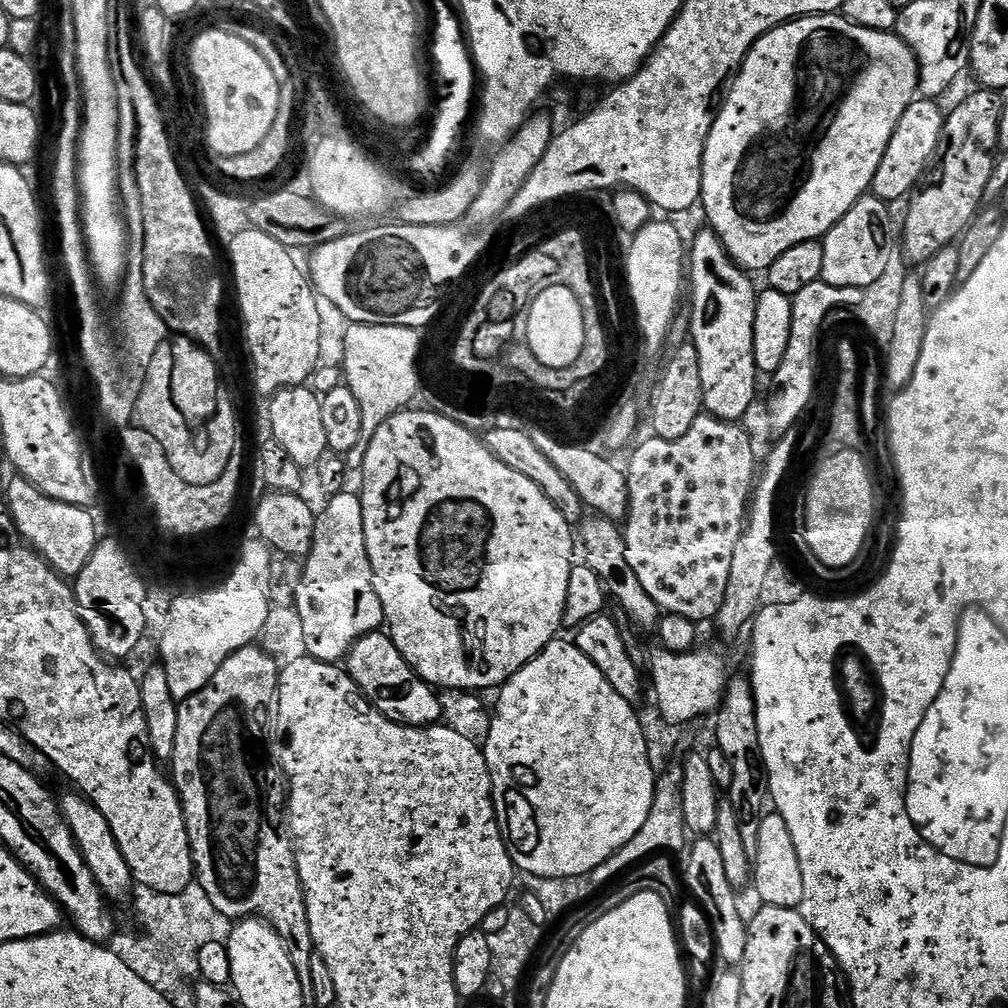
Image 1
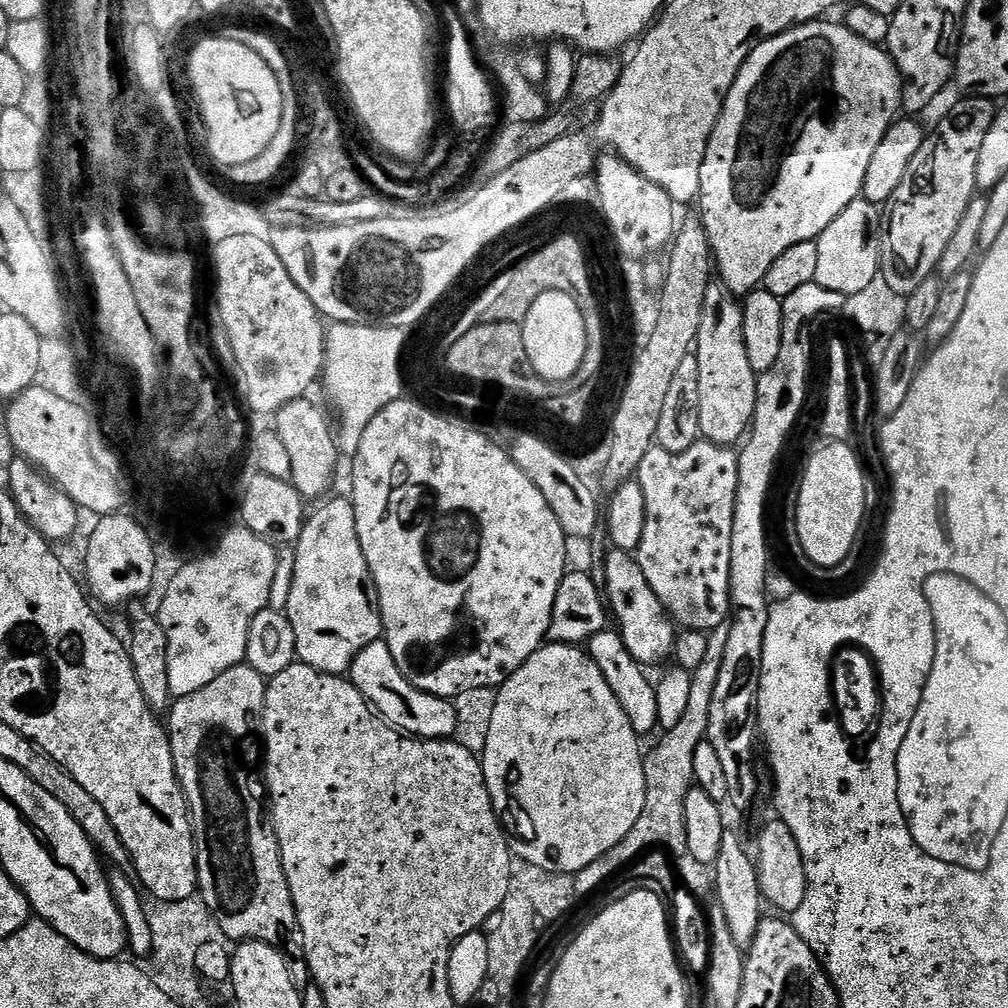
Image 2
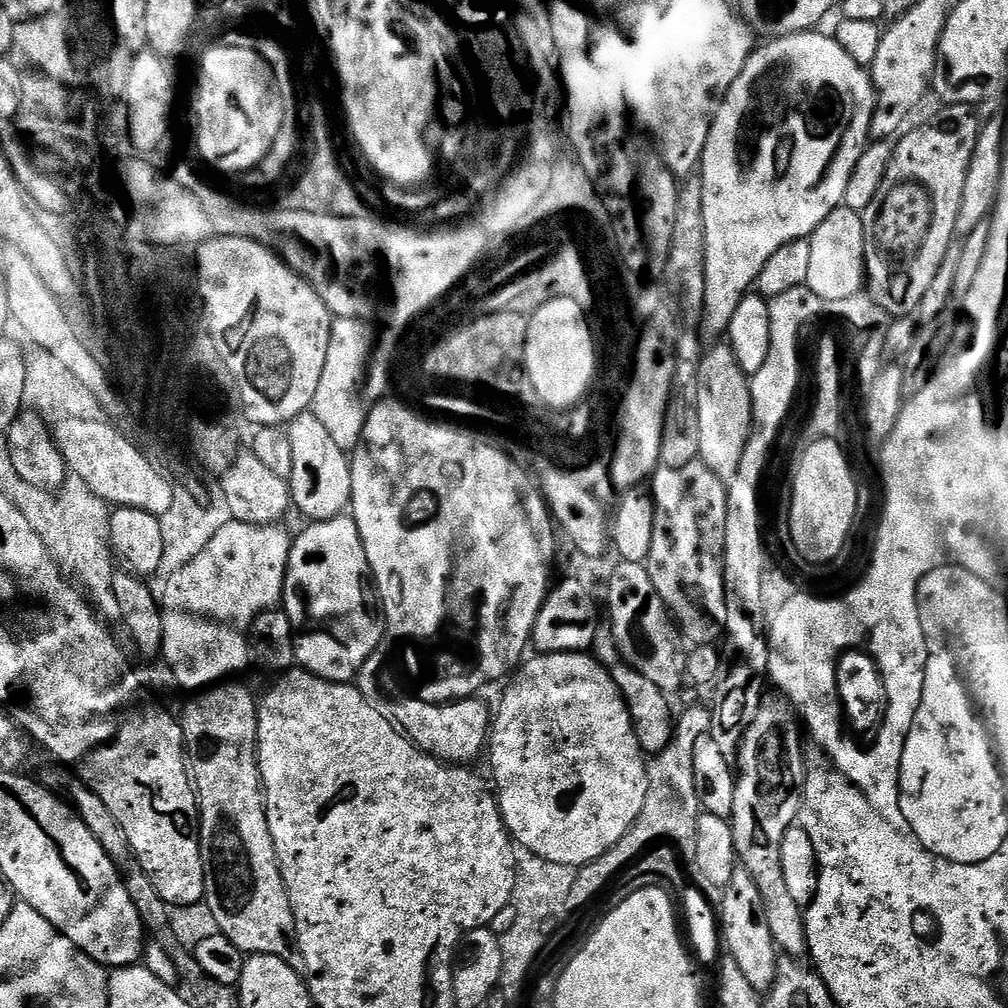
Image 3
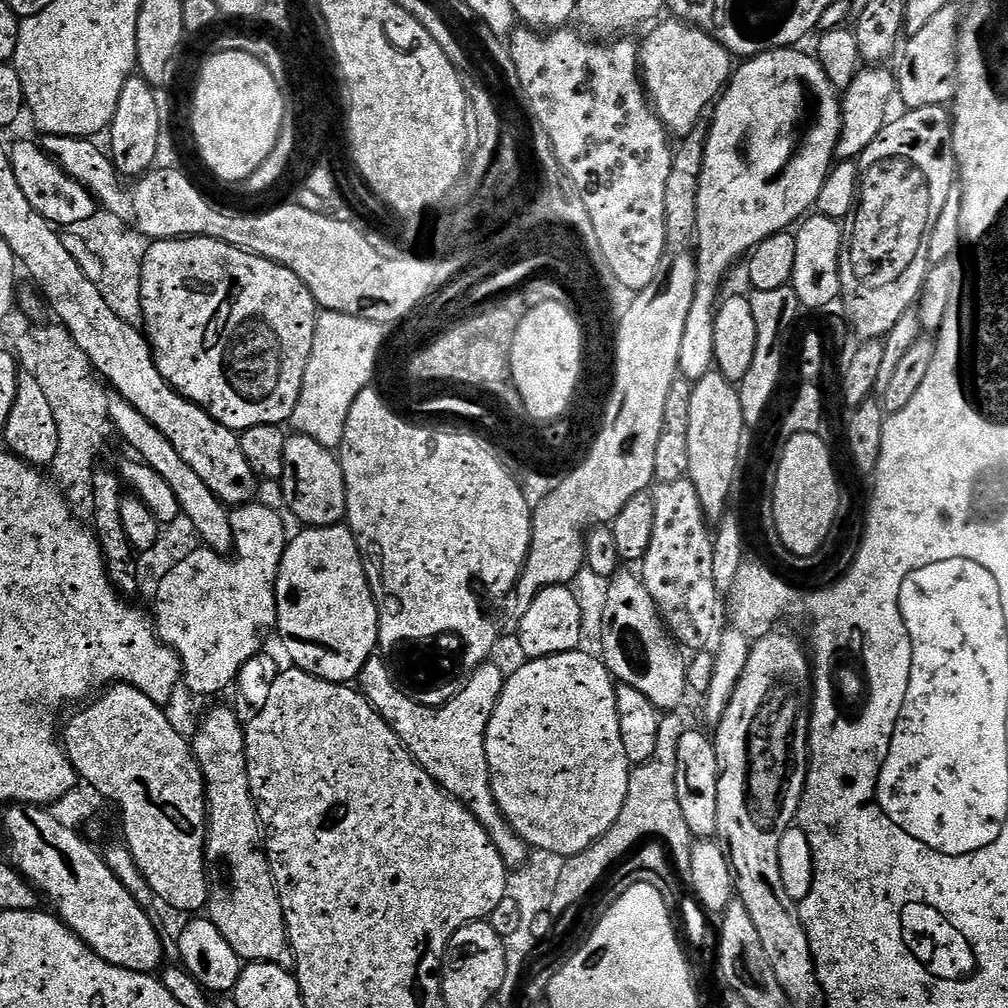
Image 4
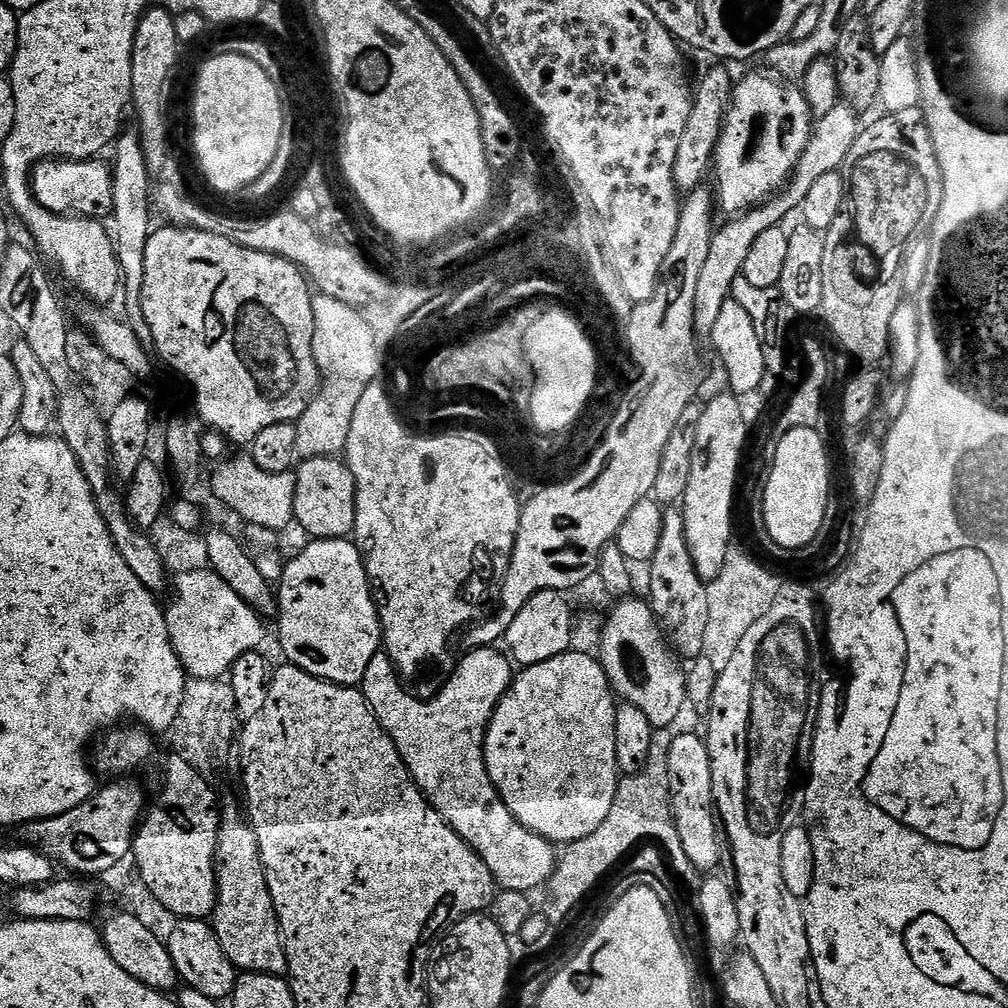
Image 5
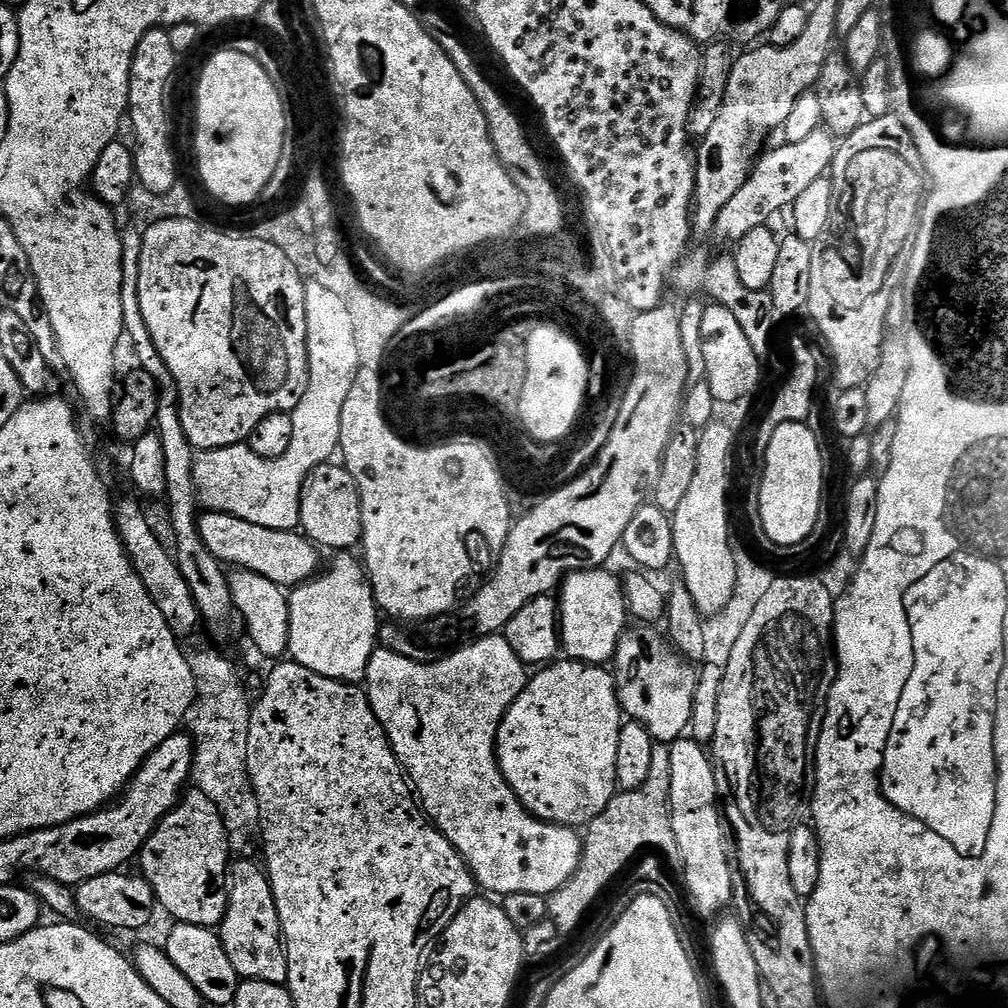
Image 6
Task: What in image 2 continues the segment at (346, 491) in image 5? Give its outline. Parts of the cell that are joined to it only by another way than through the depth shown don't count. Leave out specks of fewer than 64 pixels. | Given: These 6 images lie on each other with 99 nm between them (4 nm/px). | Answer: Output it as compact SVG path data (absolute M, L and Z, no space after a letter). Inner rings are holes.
M305 398L295 400L286 406L282 406L274 413L278 422L278 434L282 437L282 443L286 445L286 450L290 453L290 470L292 479L290 483L300 491L300 495L305 498L320 496L332 484L332 479L336 476L336 463L342 460L338 447L337 437L334 435L334 428L328 425L328 420L324 417L324 412L316 404L311 404L311 399Z

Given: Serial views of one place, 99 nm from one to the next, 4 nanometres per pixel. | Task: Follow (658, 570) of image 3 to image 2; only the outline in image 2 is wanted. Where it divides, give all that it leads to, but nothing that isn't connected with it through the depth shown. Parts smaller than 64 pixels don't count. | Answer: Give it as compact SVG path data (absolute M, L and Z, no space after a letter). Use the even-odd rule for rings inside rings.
M703 438L682 454L670 454L666 450L653 446L646 454L646 458L642 458L642 466L636 471L634 478L642 486L642 498L646 498L646 527L642 529L642 542L634 553L638 566L642 566L642 574L646 574L646 582L650 590L658 594L662 606L681 629L710 633L718 626L725 624L730 616L730 538L734 530L736 495L738 494L738 455L731 447L712 444Z

